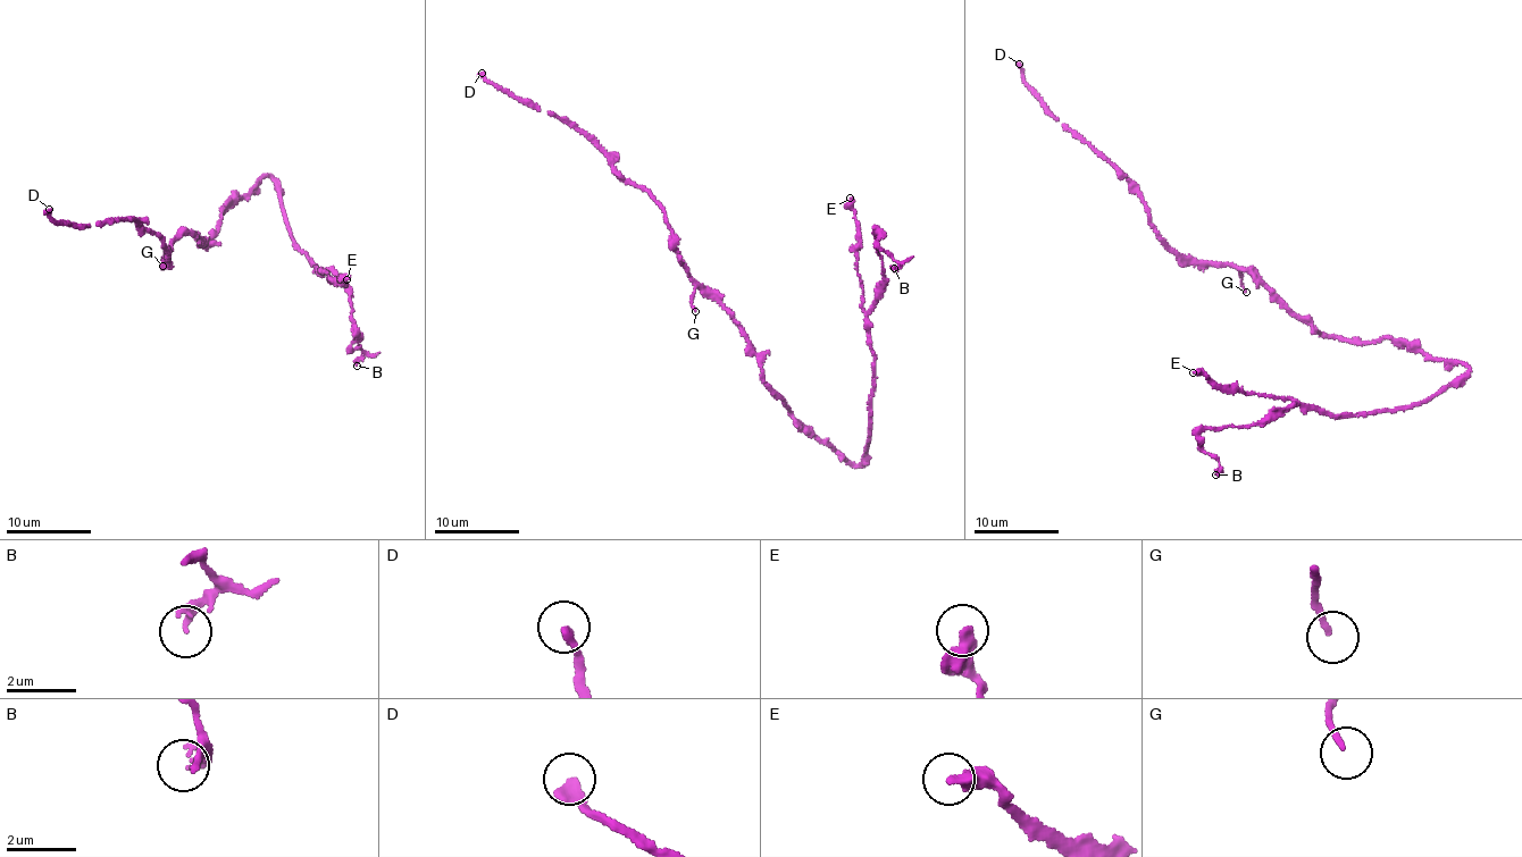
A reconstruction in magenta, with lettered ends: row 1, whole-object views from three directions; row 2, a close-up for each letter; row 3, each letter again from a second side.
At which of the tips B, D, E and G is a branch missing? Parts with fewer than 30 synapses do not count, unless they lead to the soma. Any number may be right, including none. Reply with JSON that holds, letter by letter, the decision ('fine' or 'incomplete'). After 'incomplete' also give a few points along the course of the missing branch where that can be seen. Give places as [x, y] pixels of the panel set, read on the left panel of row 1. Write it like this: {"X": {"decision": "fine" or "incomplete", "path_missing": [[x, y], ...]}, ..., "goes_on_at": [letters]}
{"B": {"decision": "fine"}, "D": {"decision": "incomplete"}, "E": {"decision": "fine"}, "G": {"decision": "fine"}, "goes_on_at": ["D"]}

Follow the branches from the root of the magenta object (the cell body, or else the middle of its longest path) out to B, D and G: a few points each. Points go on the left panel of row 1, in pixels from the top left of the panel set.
B: (216, 227), (220, 211), (269, 177), (301, 253), (350, 294), (351, 351), (364, 353), (357, 366)
D: (216, 227), (208, 248), (182, 235), (168, 261), (164, 240), (140, 221), (73, 225), (49, 209)
G: (216, 227), (218, 232), (206, 243), (208, 248), (201, 237), (184, 233), (178, 236), (161, 259), (162, 266)

